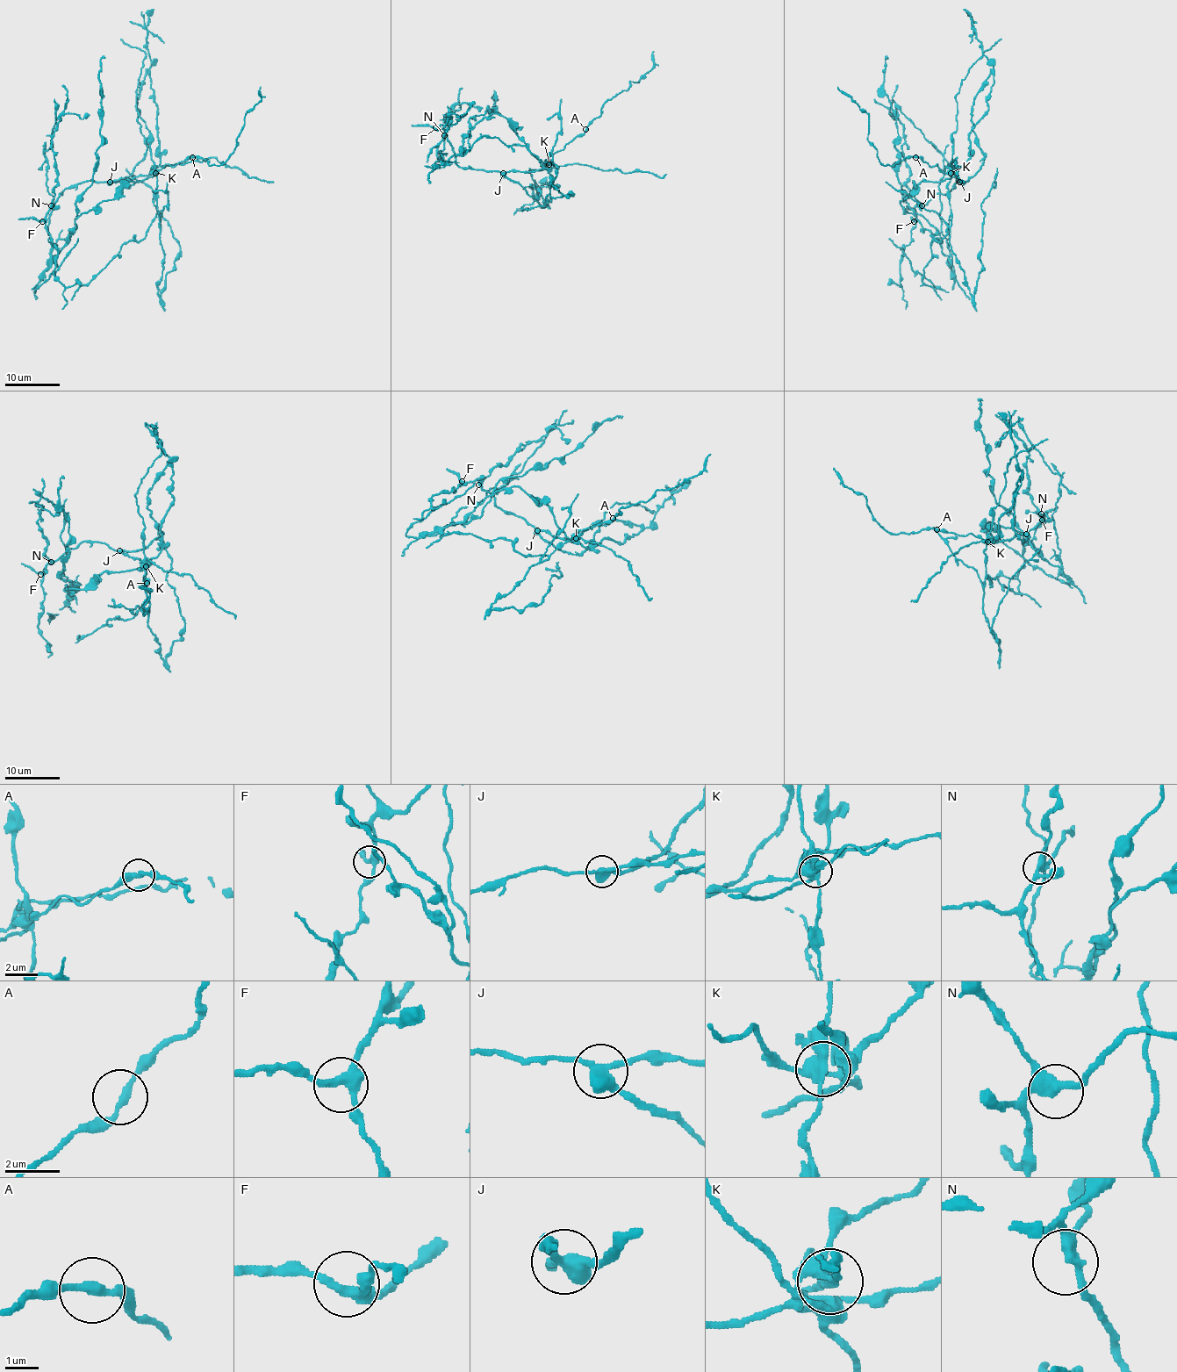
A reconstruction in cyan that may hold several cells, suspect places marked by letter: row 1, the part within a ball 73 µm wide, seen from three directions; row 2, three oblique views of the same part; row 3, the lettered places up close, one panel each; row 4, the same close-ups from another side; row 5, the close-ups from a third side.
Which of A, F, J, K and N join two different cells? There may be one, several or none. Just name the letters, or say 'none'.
J, K

